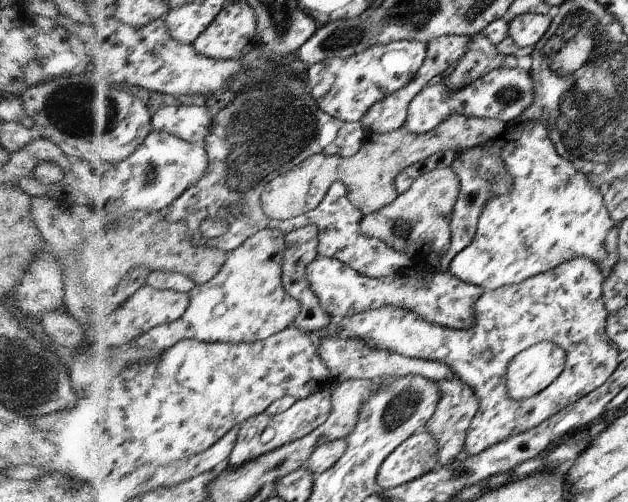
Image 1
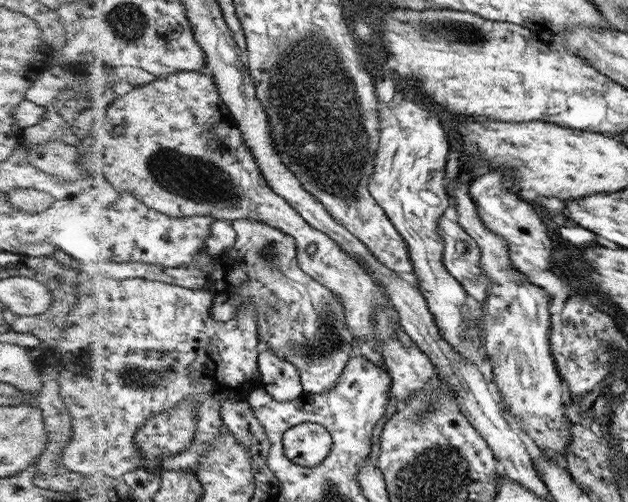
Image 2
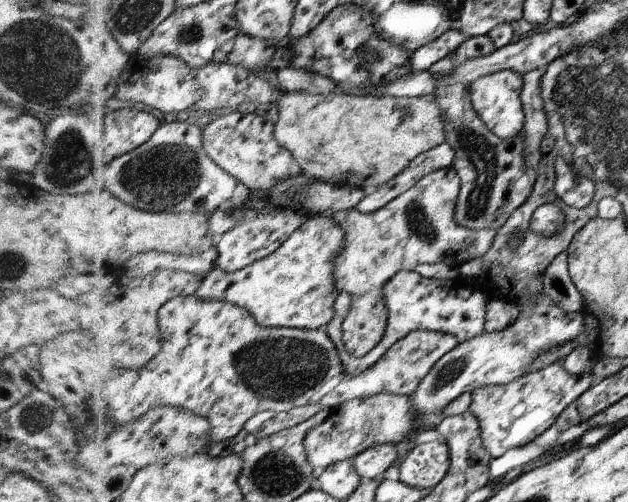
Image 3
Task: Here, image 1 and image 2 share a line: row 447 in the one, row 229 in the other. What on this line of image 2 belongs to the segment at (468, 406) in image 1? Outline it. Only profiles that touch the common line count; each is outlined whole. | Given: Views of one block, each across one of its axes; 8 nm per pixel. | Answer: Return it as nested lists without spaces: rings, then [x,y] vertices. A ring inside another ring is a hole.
[[[442,216],[440,234],[445,243],[444,265],[476,300],[484,302],[490,278],[481,267],[481,247],[458,223]]]

